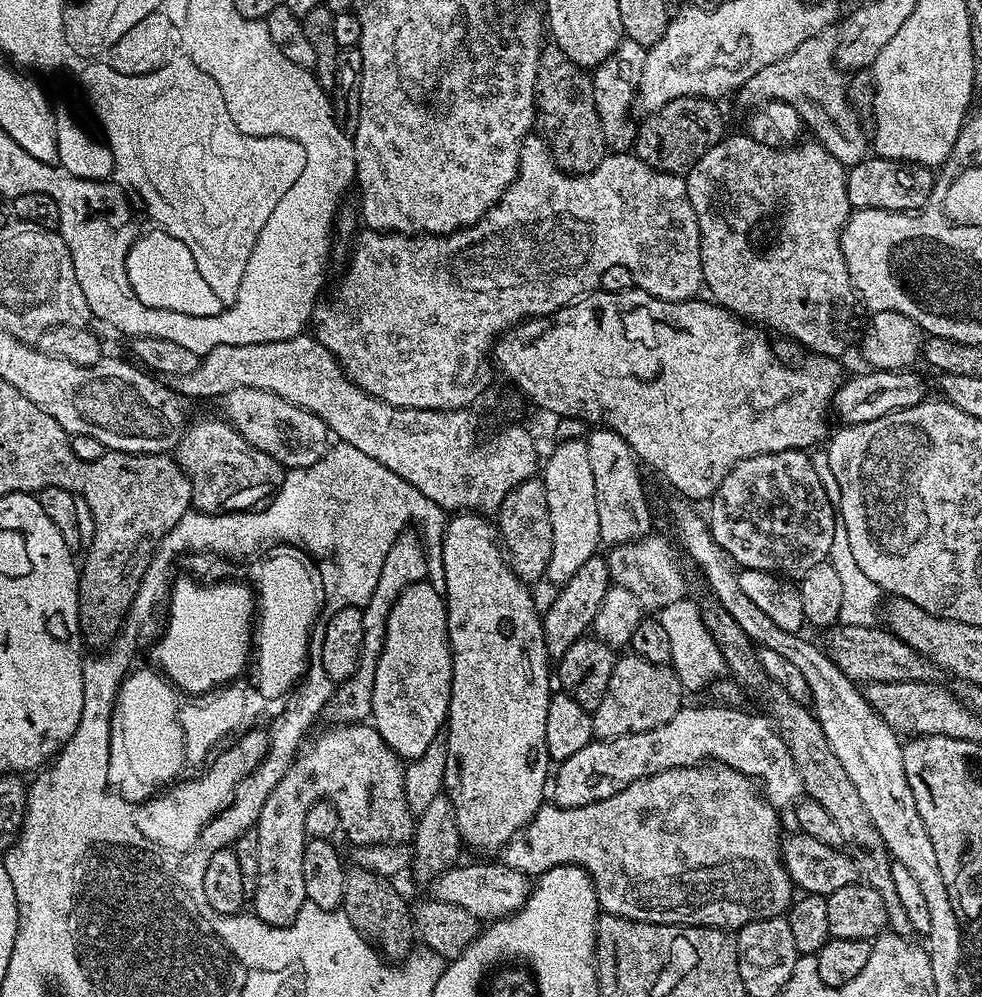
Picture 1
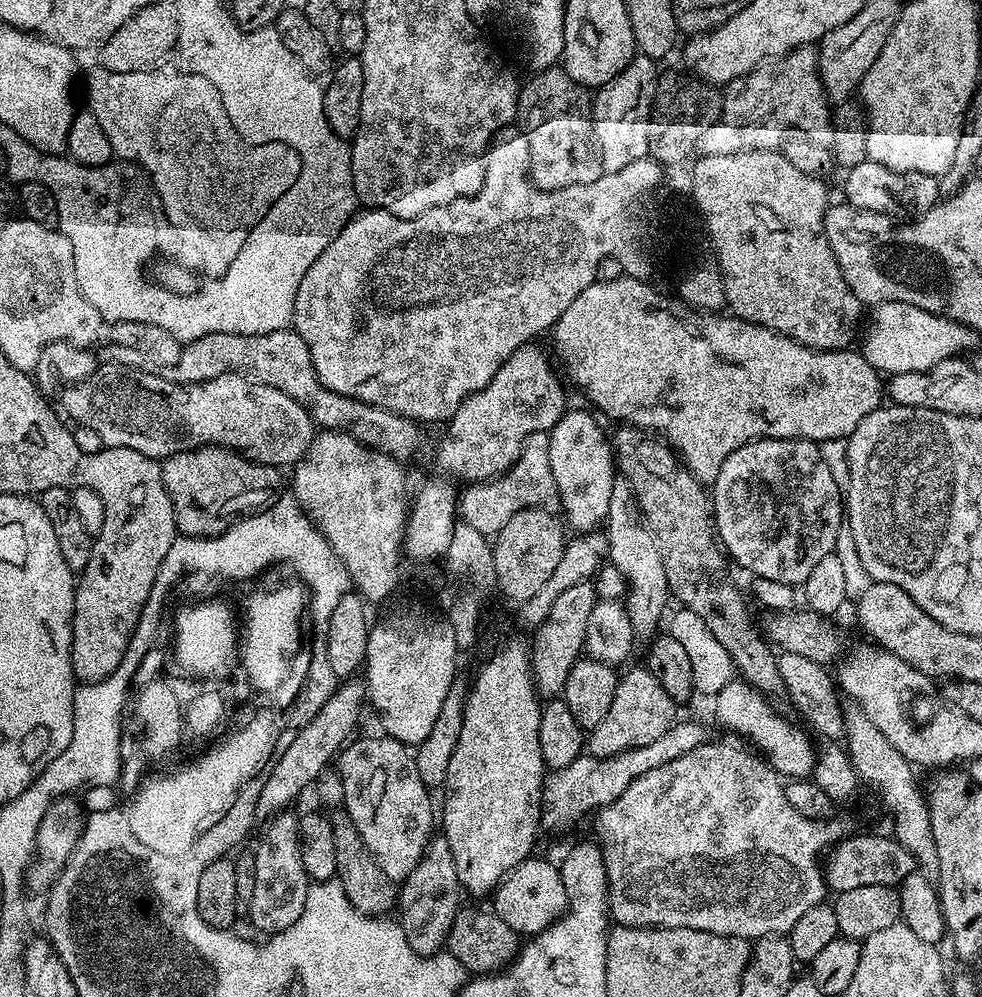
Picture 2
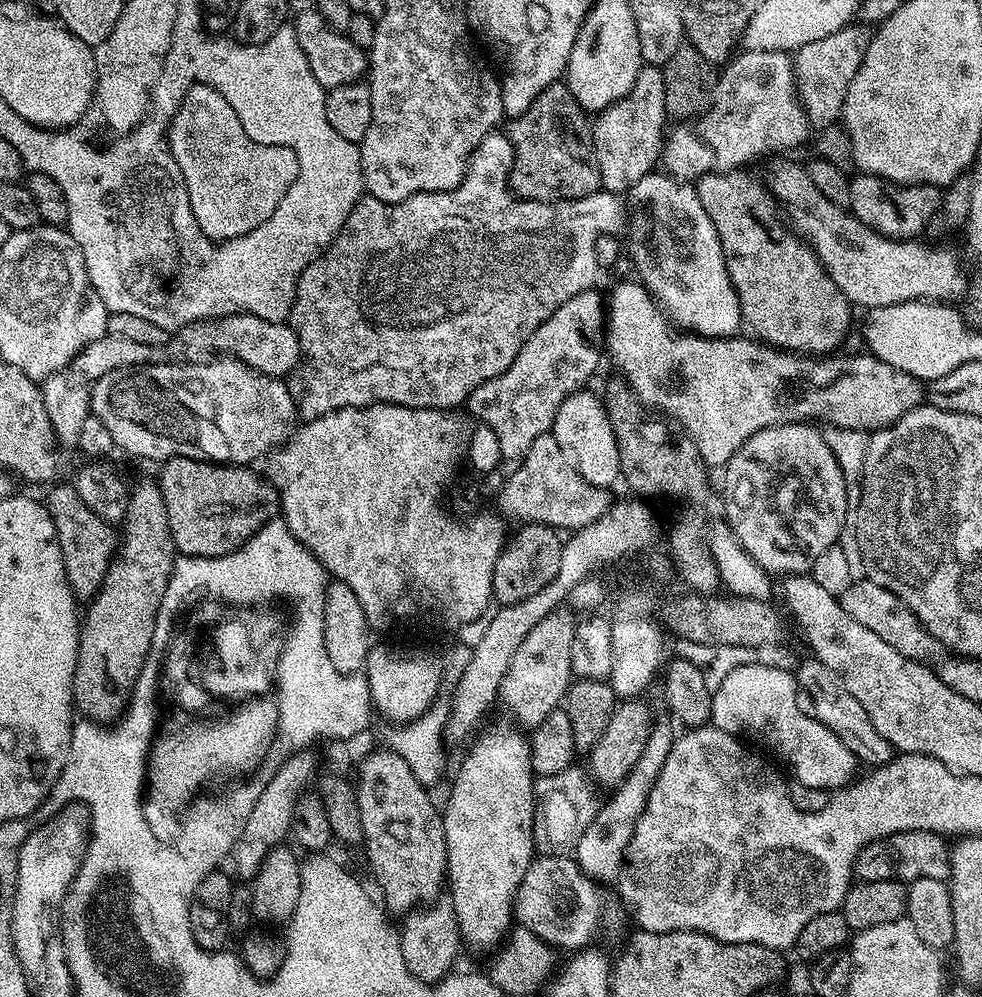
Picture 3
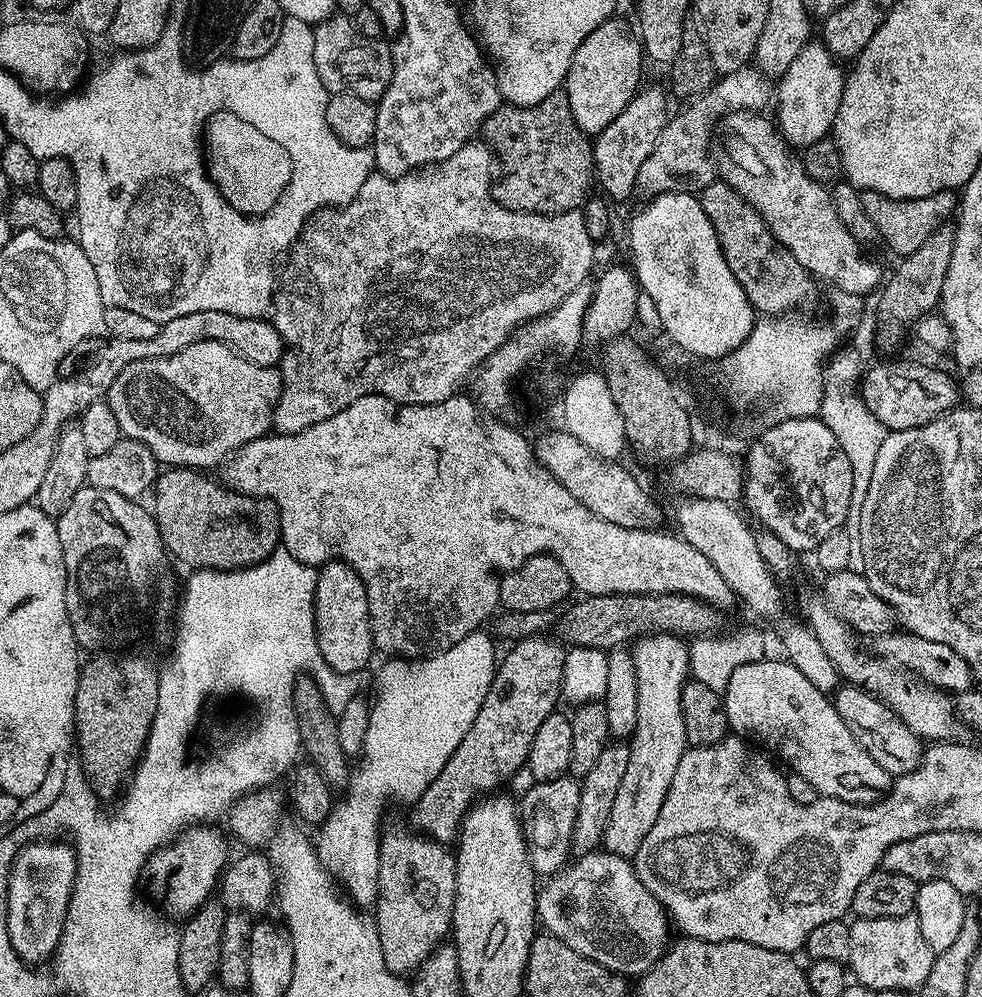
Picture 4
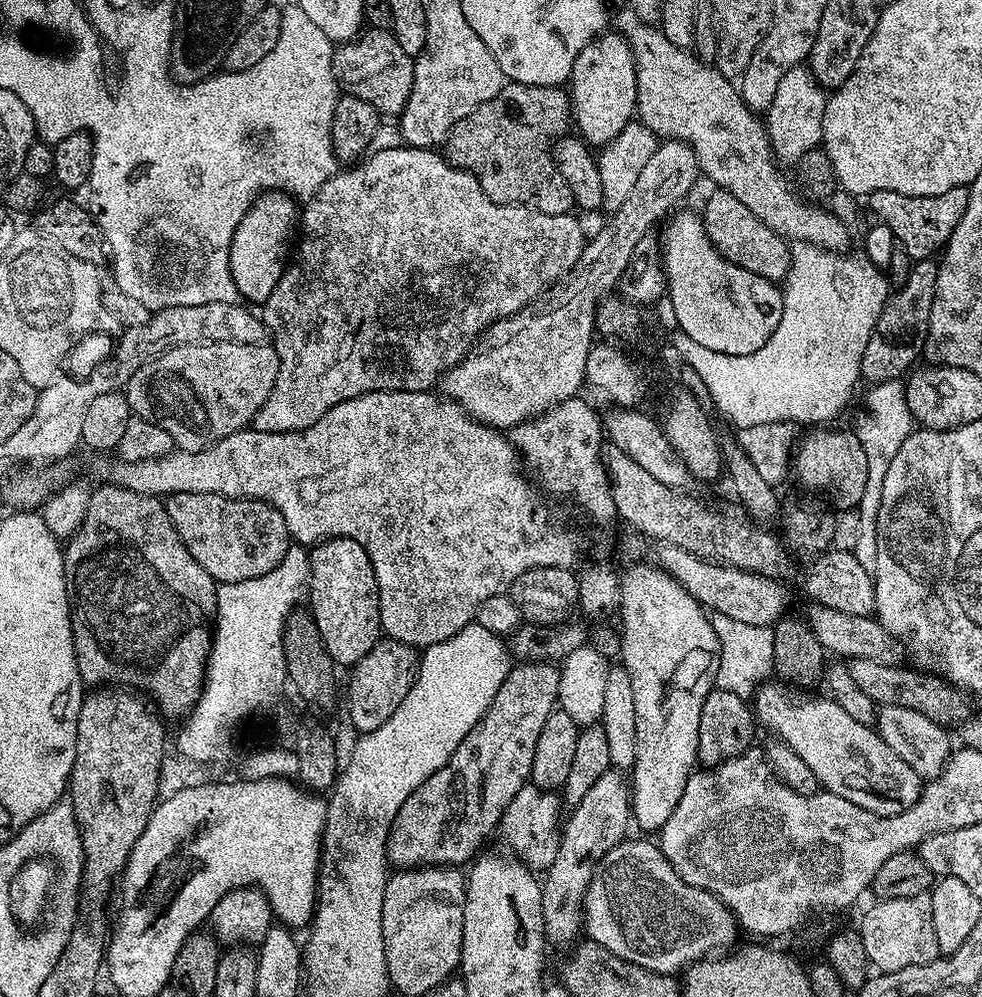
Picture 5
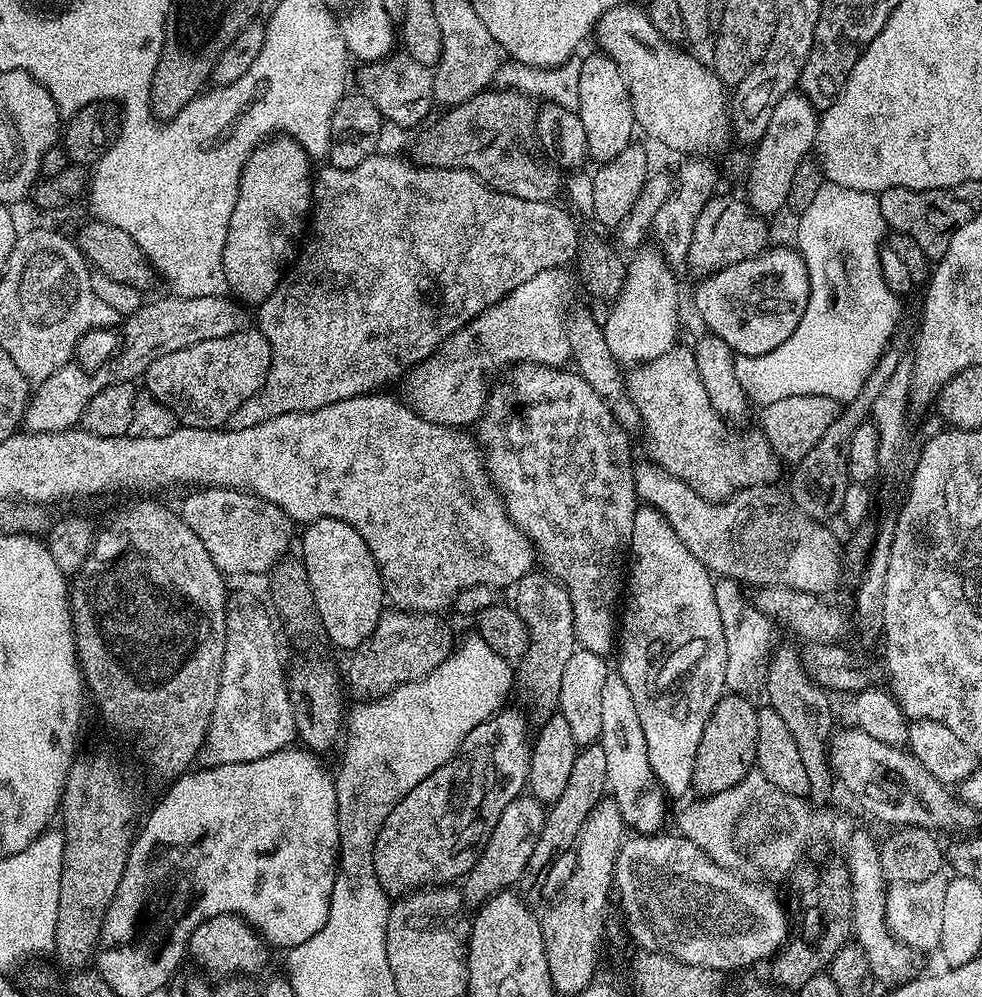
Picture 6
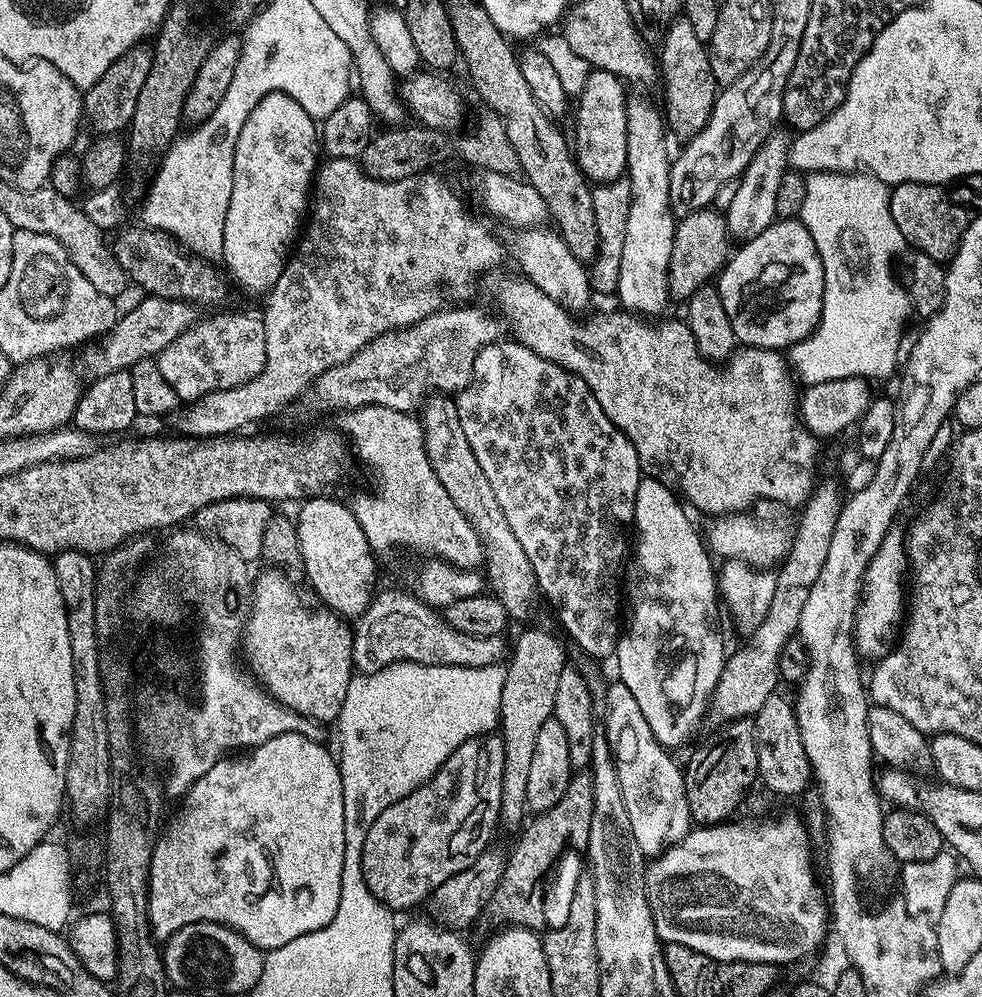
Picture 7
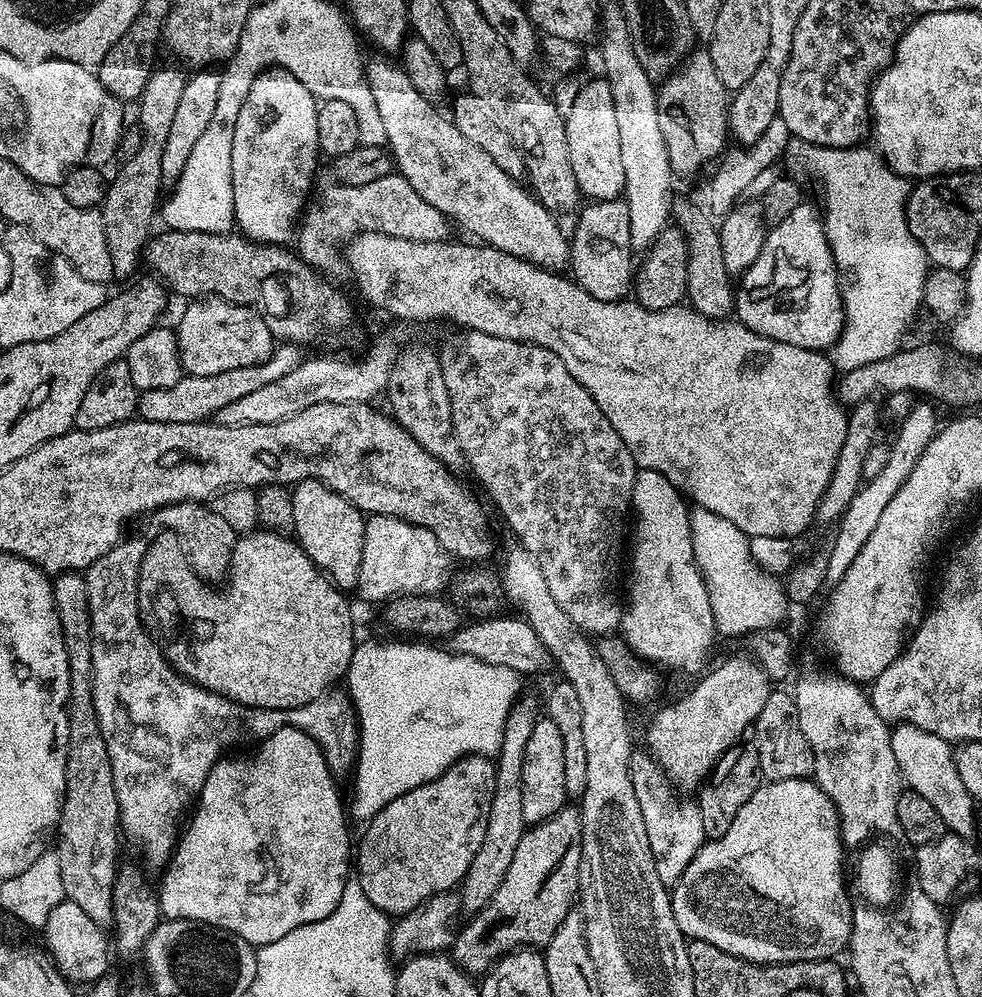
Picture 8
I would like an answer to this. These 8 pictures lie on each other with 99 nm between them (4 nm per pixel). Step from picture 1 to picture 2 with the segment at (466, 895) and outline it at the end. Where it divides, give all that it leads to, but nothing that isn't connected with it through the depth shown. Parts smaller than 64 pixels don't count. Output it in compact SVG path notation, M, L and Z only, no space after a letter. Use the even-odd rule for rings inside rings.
M536 859L524 860L517 868L512 869L490 896L491 911L495 912L498 918L502 918L502 922L506 922L510 930L520 933L524 938L545 932L568 910L568 895L560 877L559 867L548 860Z

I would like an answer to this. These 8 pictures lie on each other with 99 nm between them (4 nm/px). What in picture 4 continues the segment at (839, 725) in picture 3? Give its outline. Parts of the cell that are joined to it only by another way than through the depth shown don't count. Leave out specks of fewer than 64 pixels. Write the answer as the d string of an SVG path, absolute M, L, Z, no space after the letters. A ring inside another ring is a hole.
M845 683L837 687L834 703L838 714L842 714L842 722L850 726L854 738L858 738L860 745L880 766L893 768L897 773L903 774L913 772L920 765L924 759L925 741L916 736L914 730L910 730L910 726L906 726L906 722L902 722L902 718L898 718L898 714L894 714L894 710L887 708L878 697L870 695L863 688Z

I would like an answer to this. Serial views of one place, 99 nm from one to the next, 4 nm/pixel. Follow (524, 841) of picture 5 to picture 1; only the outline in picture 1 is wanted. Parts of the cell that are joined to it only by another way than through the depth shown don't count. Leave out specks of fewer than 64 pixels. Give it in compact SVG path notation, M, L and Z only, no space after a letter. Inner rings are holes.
M684 706L681 707L678 714L674 714L674 718L670 718L670 722L666 722L666 726L658 726L654 730L648 730L642 734L626 734L622 738L614 738L613 740L593 739L591 744L582 746L582 750L578 750L578 754L573 754L572 757L559 761L559 763L555 765L554 775L550 780L551 803L557 804L559 808L577 808L578 806L586 806L587 804L593 804L594 802L602 802L606 798L614 798L614 794L626 790L626 786L630 786L642 778L650 778L654 774L662 774L662 770L689 768L695 764L715 762L718 764L724 764L728 768L733 768L734 770L741 772L743 776L751 776L753 781L759 782L762 785L763 795L773 808L777 810L783 810L783 808L791 809L793 805L795 805L796 801L801 799L802 789L800 787L800 779L798 778L798 770L794 766L794 758L790 758L790 750L786 746L784 739L780 737L780 733L776 731L775 724L768 719L767 715L759 714L760 716L751 716L750 713L743 712L743 707L740 706L715 707L716 708L688 708L688 706Z

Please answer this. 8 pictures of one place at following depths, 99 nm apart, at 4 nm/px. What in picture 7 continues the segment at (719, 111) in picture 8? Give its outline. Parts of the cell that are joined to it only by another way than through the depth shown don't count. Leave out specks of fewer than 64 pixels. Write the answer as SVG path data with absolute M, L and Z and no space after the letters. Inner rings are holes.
M677 15L664 30L659 41L658 72L664 76L664 108L662 116L666 121L669 133L681 136L681 141L687 142L704 129L712 113L716 101L718 85L714 74L710 70L710 58L705 41L694 34L694 26L683 15Z

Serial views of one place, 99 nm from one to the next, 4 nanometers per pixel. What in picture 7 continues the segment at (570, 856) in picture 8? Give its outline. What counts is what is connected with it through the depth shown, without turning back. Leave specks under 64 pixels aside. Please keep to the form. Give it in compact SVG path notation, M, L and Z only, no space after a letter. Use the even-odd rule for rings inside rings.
M580 770L566 786L566 794L550 810L533 815L523 825L516 846L507 853L504 873L494 898L486 906L482 924L496 930L501 926L519 926L540 930L544 924L544 879L564 852L568 839L580 850L587 849L590 838L590 818L594 814L594 782L591 771Z

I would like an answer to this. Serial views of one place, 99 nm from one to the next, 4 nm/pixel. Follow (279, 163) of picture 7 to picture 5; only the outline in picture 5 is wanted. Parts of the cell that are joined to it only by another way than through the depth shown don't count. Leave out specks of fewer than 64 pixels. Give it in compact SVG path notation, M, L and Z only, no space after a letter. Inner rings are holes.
M265 190L253 200L248 213L238 224L230 242L230 272L234 286L238 286L240 300L252 306L263 305L266 298L278 286L284 269L290 263L288 239L293 239L298 228L298 204L284 190Z

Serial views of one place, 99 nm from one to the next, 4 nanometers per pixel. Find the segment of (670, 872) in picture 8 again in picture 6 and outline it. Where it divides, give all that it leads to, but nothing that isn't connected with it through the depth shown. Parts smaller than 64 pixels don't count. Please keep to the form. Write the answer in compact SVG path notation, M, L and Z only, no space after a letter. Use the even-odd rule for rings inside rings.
M609 670L602 685L602 734L599 738L606 750L607 791L618 802L625 825L636 834L656 834L664 824L664 787L657 780L646 754L646 734L642 734L642 721L634 707L634 694L622 682L619 670Z

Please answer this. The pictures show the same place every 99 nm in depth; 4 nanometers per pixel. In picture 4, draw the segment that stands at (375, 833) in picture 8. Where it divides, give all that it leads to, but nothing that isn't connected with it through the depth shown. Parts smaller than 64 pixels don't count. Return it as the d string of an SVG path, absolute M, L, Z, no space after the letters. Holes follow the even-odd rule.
M548 634L528 636L525 640L517 640L511 645L508 653L503 653L496 669L496 676L492 679L490 690L482 702L482 710L478 710L478 718L466 730L466 738L458 742L458 750L450 754L446 766L430 782L428 787L411 805L413 829L419 830L423 835L430 836L441 842L452 842L460 835L460 826L464 822L468 809L485 794L491 793L499 784L504 784L516 771L523 769L528 763L530 742L534 742L534 734L538 734L538 726L546 722L550 713L557 711L561 703L562 693L562 666L564 665L565 645L559 639L551 640Z

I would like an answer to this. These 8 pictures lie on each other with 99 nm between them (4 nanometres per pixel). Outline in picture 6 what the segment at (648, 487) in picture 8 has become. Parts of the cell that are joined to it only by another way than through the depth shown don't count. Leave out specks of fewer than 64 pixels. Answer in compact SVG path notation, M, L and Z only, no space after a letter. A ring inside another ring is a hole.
M637 507L630 545L630 567L626 572L628 609L625 612L623 609L622 627L618 632L618 670L622 674L622 682L626 682L630 694L634 694L634 707L642 721L642 734L646 734L650 766L669 797L689 795L702 730L712 716L714 706L726 692L726 639L713 583L708 567L686 550L661 512L657 508Z

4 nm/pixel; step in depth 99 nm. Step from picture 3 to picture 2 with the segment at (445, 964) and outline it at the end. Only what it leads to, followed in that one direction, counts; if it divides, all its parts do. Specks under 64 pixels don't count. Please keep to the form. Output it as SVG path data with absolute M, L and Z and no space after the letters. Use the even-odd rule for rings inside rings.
M443 834L433 835L424 857L398 888L398 922L406 934L406 942L410 942L410 946L419 956L434 956L447 945L450 926L462 907L460 896L462 897L462 889L458 882L458 870L454 870L454 854L450 854L450 842L446 842Z

